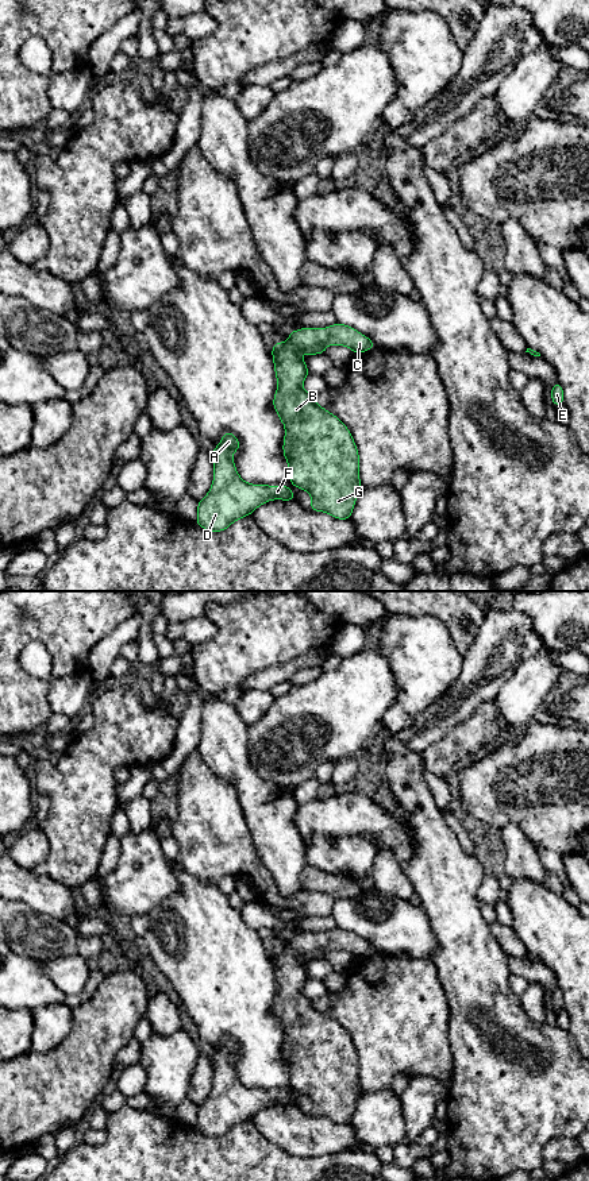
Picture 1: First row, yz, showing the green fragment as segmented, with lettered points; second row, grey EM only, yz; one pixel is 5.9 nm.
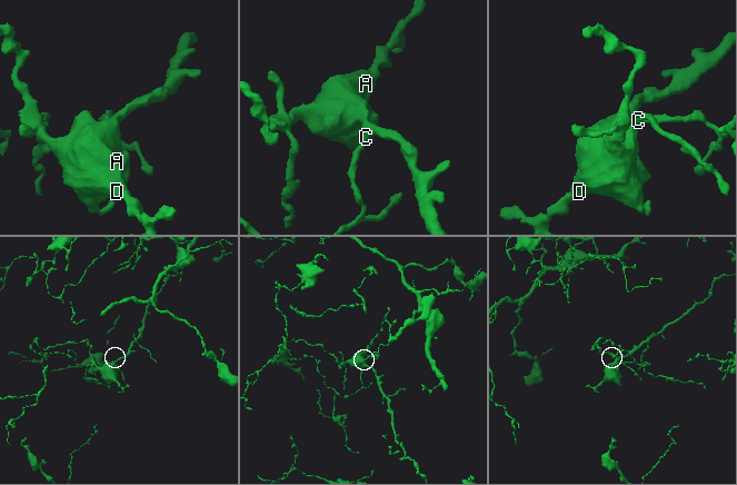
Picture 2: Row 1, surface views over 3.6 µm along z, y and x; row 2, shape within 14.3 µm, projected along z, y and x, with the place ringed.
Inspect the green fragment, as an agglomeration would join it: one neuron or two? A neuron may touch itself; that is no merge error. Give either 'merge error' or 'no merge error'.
no merge error

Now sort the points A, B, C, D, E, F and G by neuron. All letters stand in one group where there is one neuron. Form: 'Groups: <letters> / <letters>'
Groups: A B C D E F G

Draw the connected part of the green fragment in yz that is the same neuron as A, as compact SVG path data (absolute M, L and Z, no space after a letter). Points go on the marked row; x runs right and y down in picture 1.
M224 432L212 451L213 482L208 494L197 503L196 524L208 532L223 532L232 522L273 499L296 501L288 486L251 485L245 482L235 467L232 452L240 449L240 441Z

